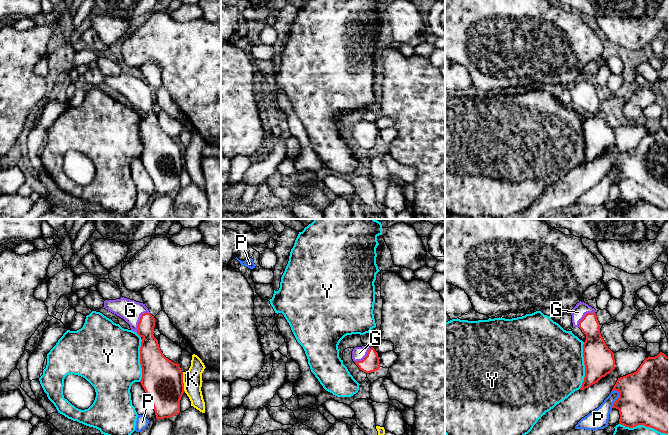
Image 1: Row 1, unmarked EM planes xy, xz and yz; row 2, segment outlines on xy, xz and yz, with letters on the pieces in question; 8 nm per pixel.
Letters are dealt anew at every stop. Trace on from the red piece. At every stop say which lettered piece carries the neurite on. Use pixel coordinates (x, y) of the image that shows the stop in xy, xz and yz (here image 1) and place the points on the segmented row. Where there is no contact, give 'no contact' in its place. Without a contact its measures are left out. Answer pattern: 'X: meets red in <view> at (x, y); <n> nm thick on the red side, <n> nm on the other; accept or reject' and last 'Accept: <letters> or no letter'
G: meets red in xy at (140, 320); 150 nm thick on the red side, 170 nm on the other; accept
K: meets red in xy at (182, 382); 320 nm thick on the red side, 160 nm on the other; reject
P: meets red in yz at (618, 398); 460 nm thick on the red side, 160 nm on the other; reject
Y: meets red in yz at (584, 364); 240 nm thick on the red side, 500 nm on the other; reject
Accept: G

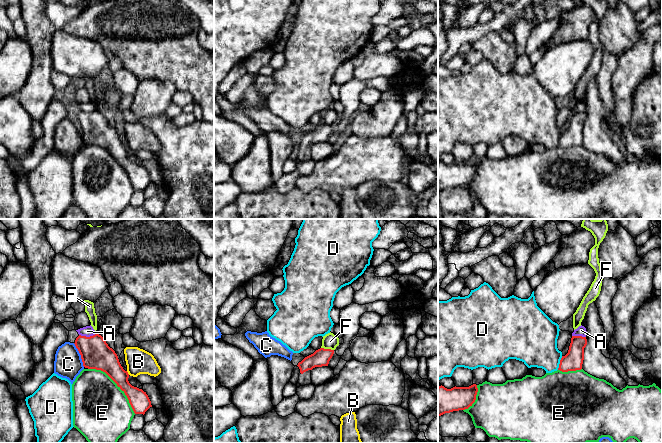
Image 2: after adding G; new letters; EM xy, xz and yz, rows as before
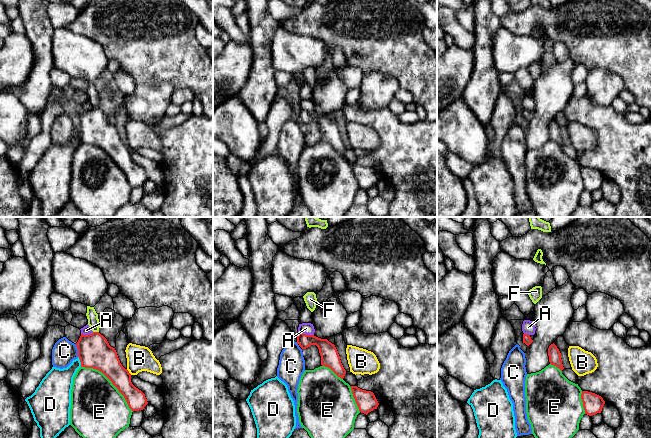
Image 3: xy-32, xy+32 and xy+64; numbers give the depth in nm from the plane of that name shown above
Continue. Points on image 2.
A: meets red in xy at (87, 337); 240 nm thick on the red side, 90 nm on the other; reject
B: meets red in xy at (127, 373); 200 nm thick on the red side, 200 nm on the other; reject
C: meets red in xy at (80, 354); 240 nm thick on the red side, 220 nm on the other; reject
D: meets red in yz at (560, 363); 160 nm thick on the red side, 340 nm on the other; reject
E: meets red in xy at (117, 385); 200 nm thick on the red side, 460 nm on the other; reject
F: meets red in xz at (327, 349); 140 nm thick on the red side, 130 nm on the other; reject
Accept: no letter

